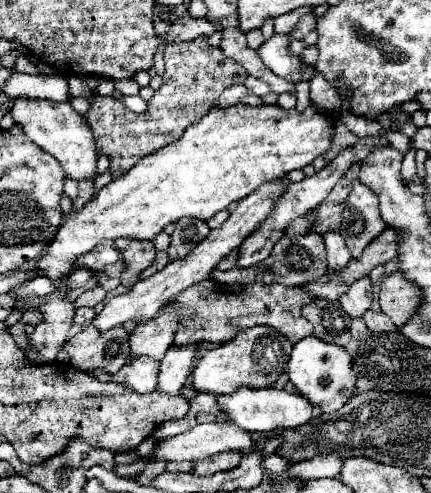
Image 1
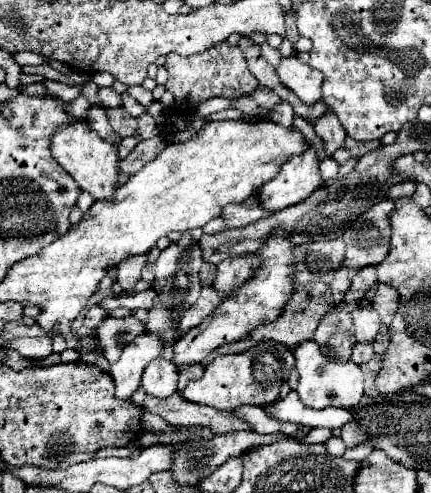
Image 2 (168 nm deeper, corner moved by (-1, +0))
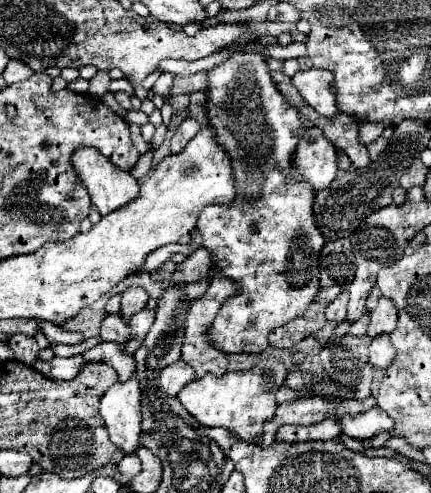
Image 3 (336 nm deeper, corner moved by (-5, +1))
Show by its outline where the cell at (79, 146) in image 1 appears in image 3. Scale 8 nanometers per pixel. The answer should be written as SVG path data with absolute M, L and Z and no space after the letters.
M83 147L75 153L73 167L101 215L127 205L139 195L137 179L129 173L117 171L117 167L93 147Z

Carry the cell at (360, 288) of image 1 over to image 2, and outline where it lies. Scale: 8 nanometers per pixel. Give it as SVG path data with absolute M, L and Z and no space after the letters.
M357 306L351 310L353 316L353 328L355 328L355 338L357 342L373 342L379 328L381 328L381 318L375 312L373 306Z

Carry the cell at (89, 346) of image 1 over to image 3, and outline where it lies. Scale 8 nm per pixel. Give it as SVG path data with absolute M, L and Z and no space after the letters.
M143 309L143 311L139 311L139 313L135 313L135 315L131 317L129 327L131 327L133 339L125 345L125 353L133 355L133 353L141 347L141 343L143 343L145 335L147 335L149 327L153 325L153 321L155 321L155 311L153 311L153 309Z

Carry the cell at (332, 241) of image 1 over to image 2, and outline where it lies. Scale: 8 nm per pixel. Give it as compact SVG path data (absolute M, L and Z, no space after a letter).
M341 264L341 266L335 270L333 282L329 284L329 286L331 286L331 292L333 292L333 302L335 302L335 304L341 304L341 302L343 302L343 296L345 296L345 292L347 292L349 286L351 286L351 280L349 280L347 274L349 274L349 272L347 272L347 266Z

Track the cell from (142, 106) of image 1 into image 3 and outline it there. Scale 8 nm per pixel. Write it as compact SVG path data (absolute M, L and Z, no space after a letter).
M317 127L307 129L295 151L291 179L305 179L317 191L327 187L337 177L337 149Z

